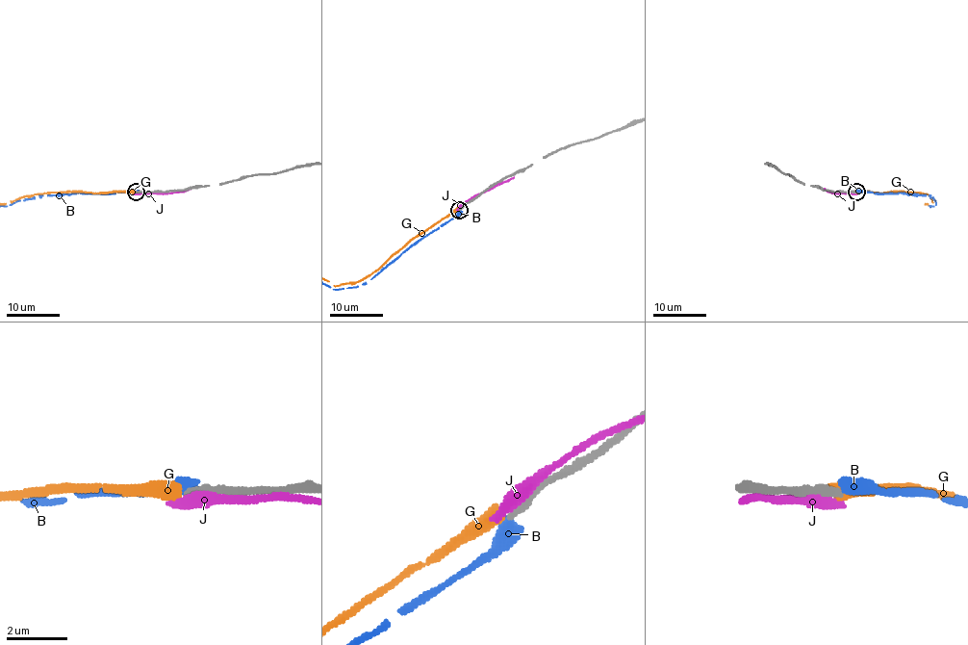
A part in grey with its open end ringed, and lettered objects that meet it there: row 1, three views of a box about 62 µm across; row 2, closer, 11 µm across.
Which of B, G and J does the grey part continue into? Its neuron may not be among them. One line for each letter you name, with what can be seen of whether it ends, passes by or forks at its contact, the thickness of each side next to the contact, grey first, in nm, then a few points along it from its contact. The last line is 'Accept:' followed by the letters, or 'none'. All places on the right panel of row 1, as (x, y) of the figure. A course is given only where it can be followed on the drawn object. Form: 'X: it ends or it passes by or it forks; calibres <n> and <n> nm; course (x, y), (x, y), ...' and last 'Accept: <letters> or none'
Accept: none

